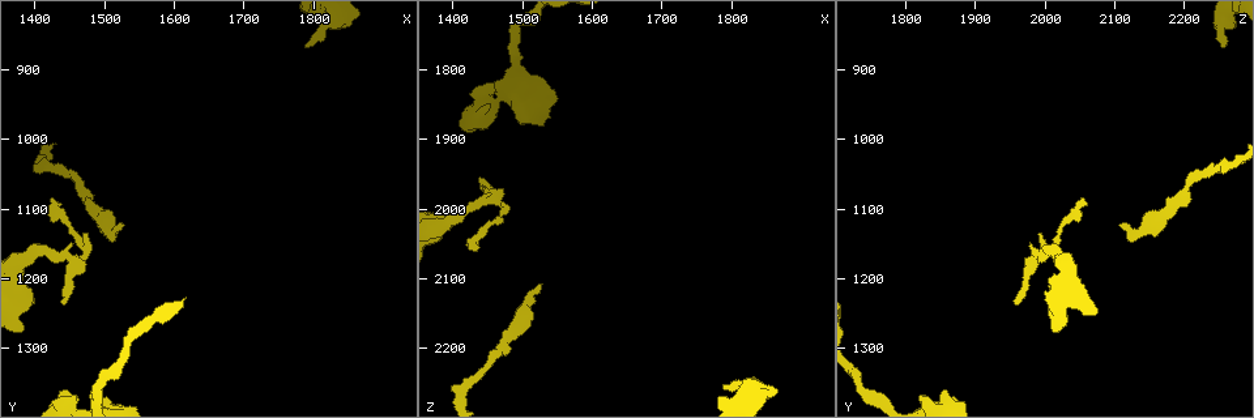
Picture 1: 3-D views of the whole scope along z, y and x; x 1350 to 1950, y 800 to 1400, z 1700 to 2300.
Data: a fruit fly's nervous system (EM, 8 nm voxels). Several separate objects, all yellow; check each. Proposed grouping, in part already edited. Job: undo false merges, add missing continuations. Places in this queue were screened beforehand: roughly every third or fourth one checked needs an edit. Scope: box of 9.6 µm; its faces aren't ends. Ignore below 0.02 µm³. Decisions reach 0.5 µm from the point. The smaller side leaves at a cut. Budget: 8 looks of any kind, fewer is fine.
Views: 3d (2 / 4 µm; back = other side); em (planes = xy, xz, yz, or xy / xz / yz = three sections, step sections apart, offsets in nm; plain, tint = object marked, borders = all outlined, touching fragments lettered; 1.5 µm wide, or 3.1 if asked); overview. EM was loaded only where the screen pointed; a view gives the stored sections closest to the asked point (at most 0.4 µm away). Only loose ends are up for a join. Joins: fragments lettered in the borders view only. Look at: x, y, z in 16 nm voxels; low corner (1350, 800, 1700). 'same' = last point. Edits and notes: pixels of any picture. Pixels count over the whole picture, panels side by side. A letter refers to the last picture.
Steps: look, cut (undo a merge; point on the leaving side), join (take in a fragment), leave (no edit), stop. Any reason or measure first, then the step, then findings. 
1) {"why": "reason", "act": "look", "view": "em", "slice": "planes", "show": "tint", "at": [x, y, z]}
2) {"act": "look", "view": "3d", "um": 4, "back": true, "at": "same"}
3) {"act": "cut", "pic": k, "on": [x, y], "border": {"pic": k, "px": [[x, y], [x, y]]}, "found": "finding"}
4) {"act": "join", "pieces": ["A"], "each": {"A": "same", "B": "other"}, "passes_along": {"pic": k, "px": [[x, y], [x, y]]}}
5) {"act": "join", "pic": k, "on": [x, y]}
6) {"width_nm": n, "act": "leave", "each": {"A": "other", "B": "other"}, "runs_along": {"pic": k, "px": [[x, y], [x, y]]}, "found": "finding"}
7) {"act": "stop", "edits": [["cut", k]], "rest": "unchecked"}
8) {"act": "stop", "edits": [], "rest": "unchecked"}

{"why": "an open end", "act": "look", "view": "em", "slice": "planes", "show": "tint", "at": [1525, 1125, 2105]}

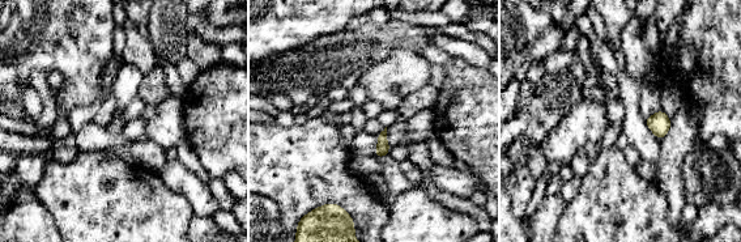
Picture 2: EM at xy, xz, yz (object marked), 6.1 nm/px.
{"why": "see the neighbours", "act": "look", "view": "em", "slice": "planes", "show": "borders", "at": "same"}

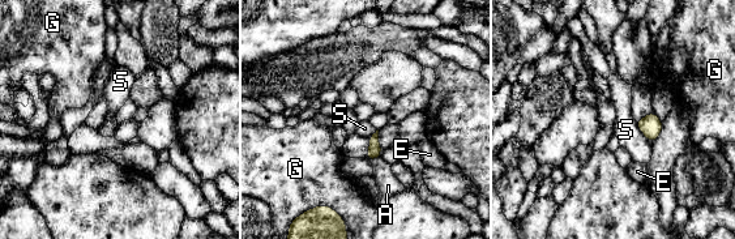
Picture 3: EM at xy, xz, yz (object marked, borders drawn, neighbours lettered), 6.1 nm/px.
{"act": "leave", "each": {"A": "other", "E": "other", "G": "other", "S": "other"}, "border": {"pic": 3, "px": [[635, 122], [652, 143]]}, "found": "none of them fits"}

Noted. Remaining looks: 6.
{"why": "free end", "act": "look", "view": "em", "slice": "planes", "show": "borders", "at": [1440, 1230, 1960]}

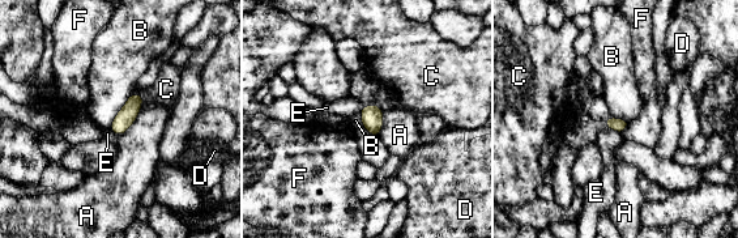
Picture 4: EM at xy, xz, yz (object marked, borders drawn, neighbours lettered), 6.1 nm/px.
{"act": "leave", "each": {"A": "other", "B": "other", "C": "other", "D": "other", "E": "other", "F": "other"}, "border": {"pic": 4, "px": [[132, 94], [109, 127]]}, "found": "no lettered fragment goes on from it"}

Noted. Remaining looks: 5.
{"why": "branch stops here", "act": "look", "view": "3d", "um": 4, "at": [1445, 1360, 1855]}

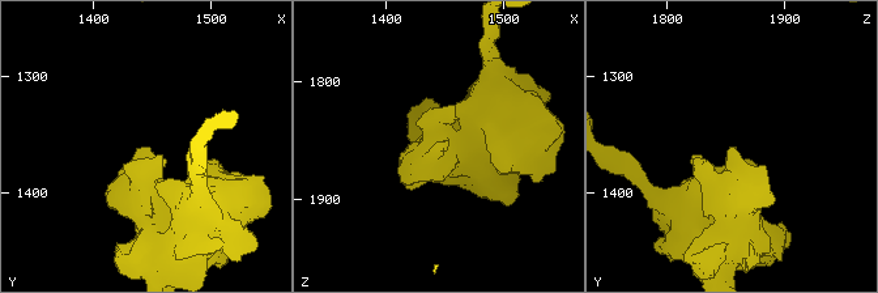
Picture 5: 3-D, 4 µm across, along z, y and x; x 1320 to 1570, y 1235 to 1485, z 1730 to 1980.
{"why": "now the EM", "act": "look", "view": "em", "slice": "planes", "show": "borders", "at": [1448, 1360, 1852]}

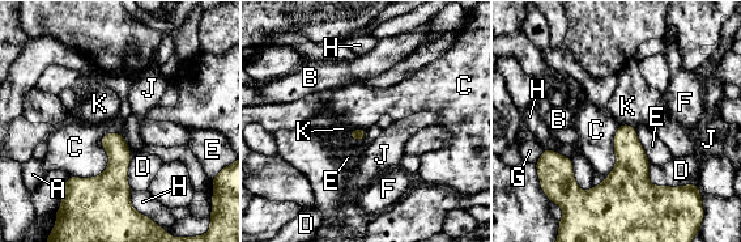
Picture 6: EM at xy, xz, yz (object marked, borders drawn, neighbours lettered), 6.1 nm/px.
{"act": "leave", "each": {"A": "other", "B": "other", "C": "other", "D": "other", "E": "other", "F": "other", "G": "other", "H": "other", "J": "other", "K": "other"}, "border": {"pic": 6, "px": [[120, 134], [99, 174], [71, 177]]}, "found": "none of them fits"}

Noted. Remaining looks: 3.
{"why": "an open end", "act": "look", "view": "3d", "um": 2, "at": [1785, 870, 2255]}

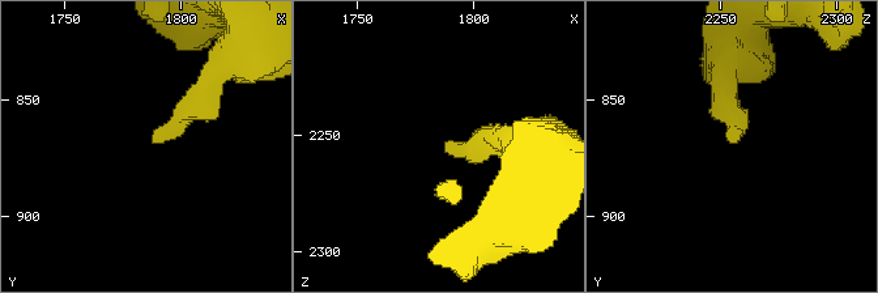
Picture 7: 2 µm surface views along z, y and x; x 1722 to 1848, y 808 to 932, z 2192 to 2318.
{"act": "look", "view": "em", "slice": "xy", "step": 4, "show": "tint", "at": [1787, 866, 2256]}

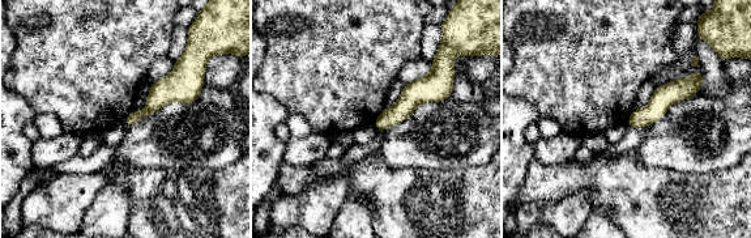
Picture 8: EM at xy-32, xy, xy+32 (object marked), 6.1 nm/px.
{"why": "cut it another way", "act": "look", "view": "em", "slice": "planes", "show": "borders", "at": "same"}

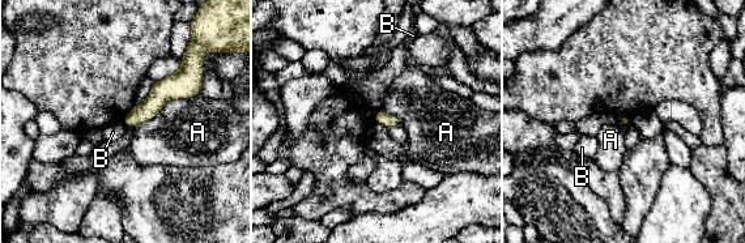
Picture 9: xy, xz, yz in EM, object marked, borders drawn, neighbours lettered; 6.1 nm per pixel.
{"act": "leave", "each": {"A": "other", "B": "other"}, "found": "no lettered fragment goes on from it"}

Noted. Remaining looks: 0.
{"act": "stop", "edits": [], "rest": "unchecked"}

